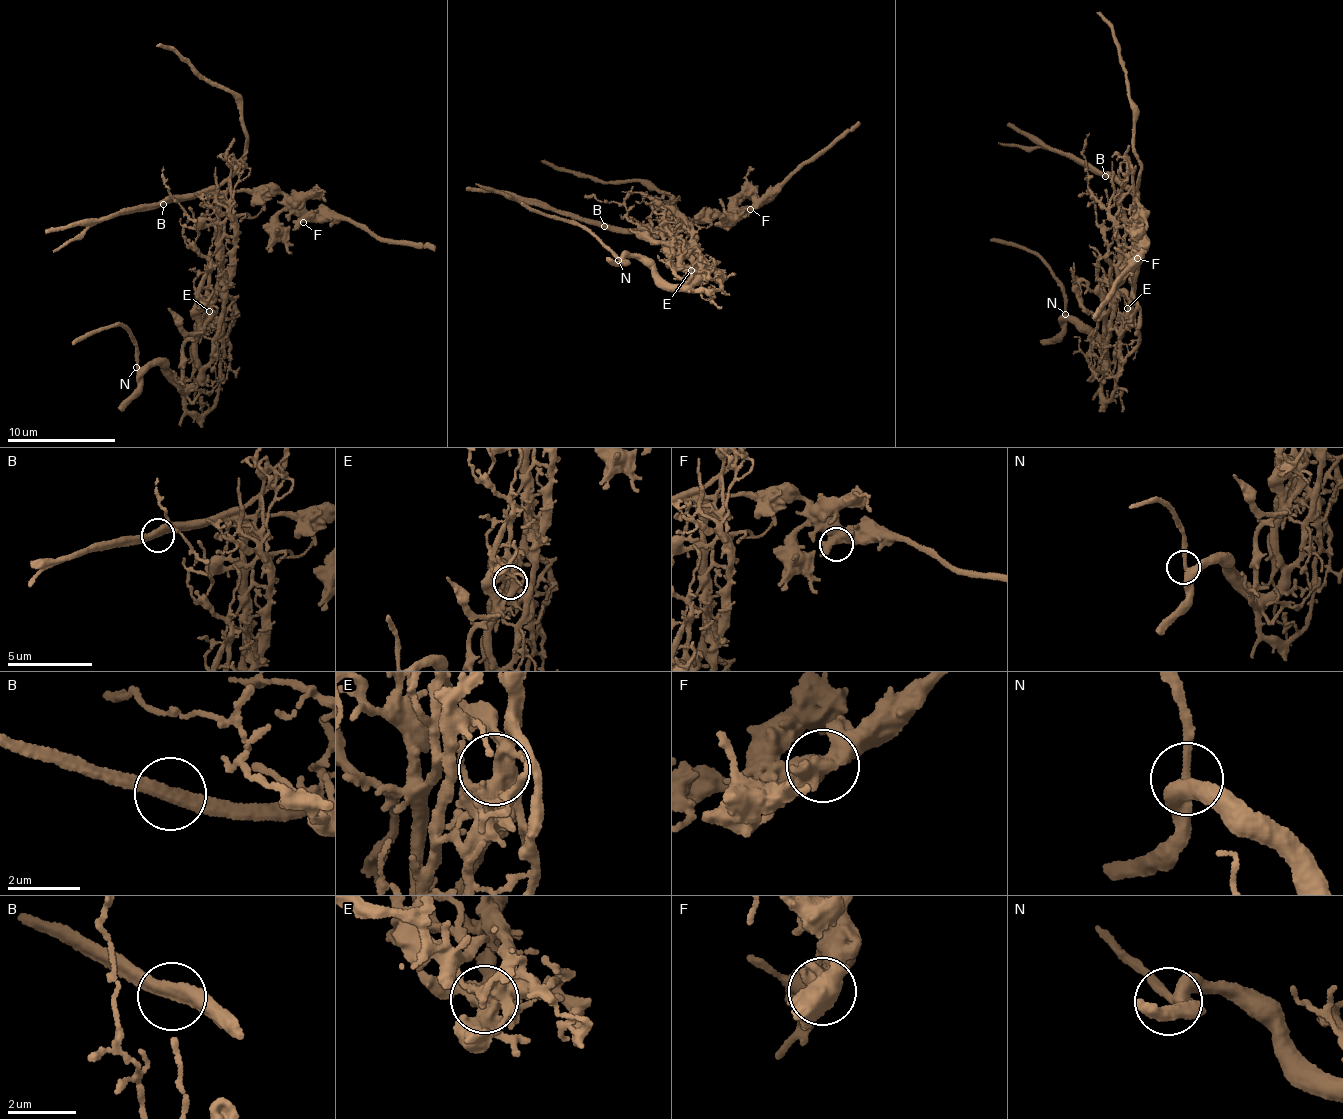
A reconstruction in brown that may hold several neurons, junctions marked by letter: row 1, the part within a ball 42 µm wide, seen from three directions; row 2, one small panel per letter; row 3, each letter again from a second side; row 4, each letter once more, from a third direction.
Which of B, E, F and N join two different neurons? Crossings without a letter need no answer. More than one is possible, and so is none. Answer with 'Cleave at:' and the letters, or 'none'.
Cleave at: B, E

